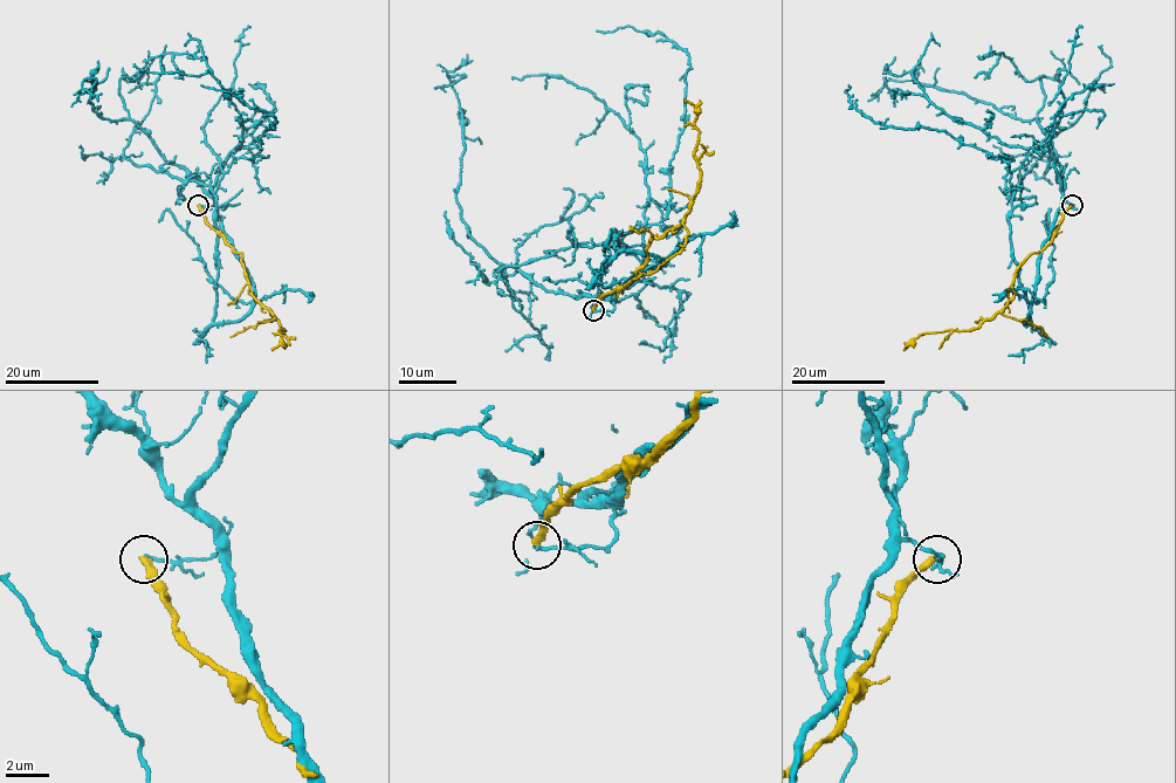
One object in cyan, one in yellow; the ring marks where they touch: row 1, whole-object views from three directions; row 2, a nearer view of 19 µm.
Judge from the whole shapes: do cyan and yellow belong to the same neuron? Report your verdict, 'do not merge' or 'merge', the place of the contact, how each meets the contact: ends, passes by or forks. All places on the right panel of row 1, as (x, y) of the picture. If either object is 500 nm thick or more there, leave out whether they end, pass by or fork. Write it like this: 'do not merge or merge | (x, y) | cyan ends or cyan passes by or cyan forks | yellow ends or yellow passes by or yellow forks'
do not merge | (1072, 205) | cyan ends | yellow ends

